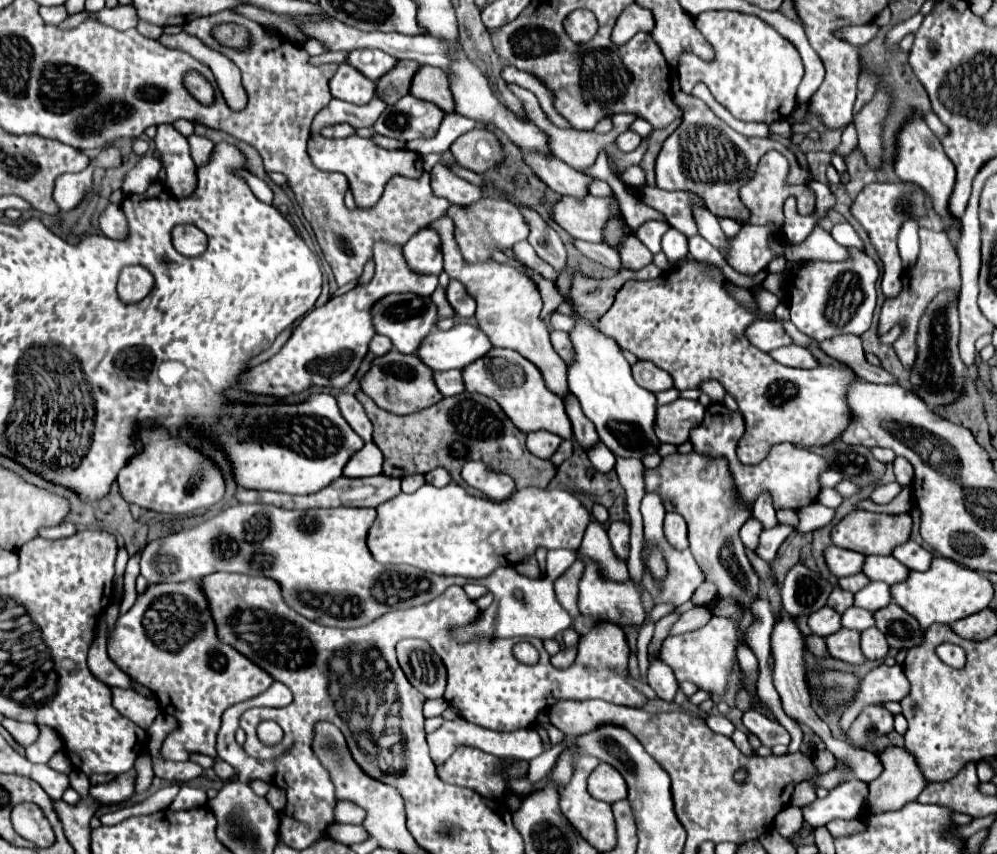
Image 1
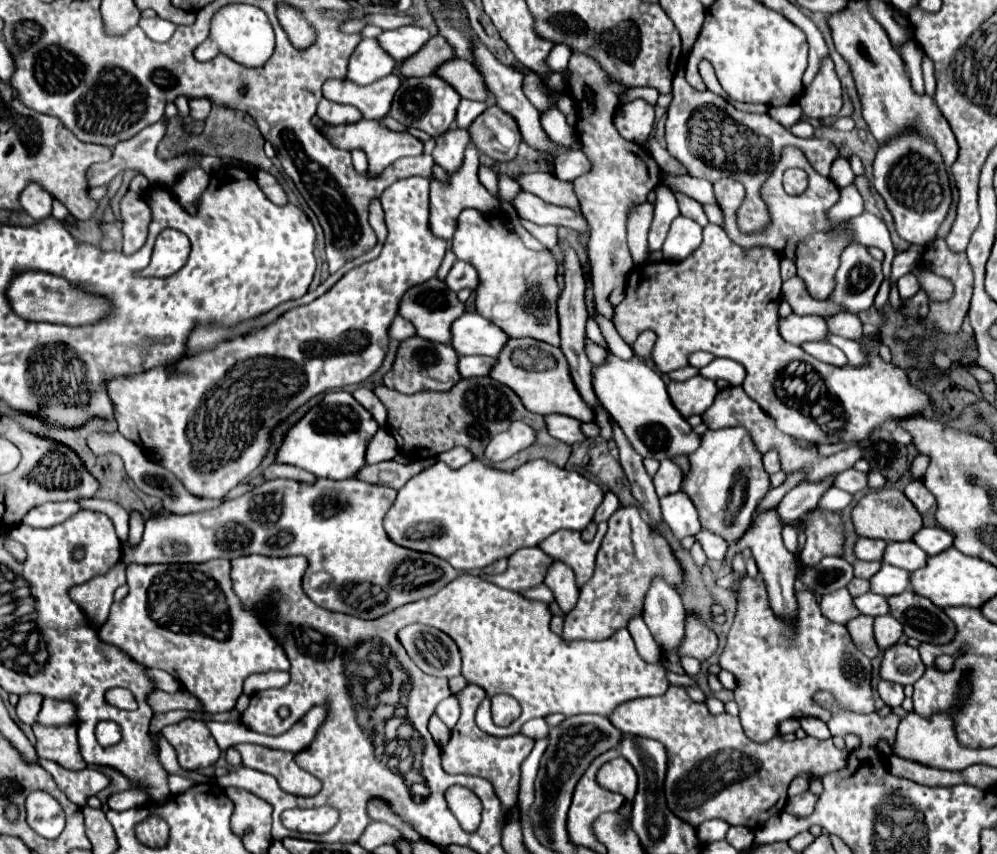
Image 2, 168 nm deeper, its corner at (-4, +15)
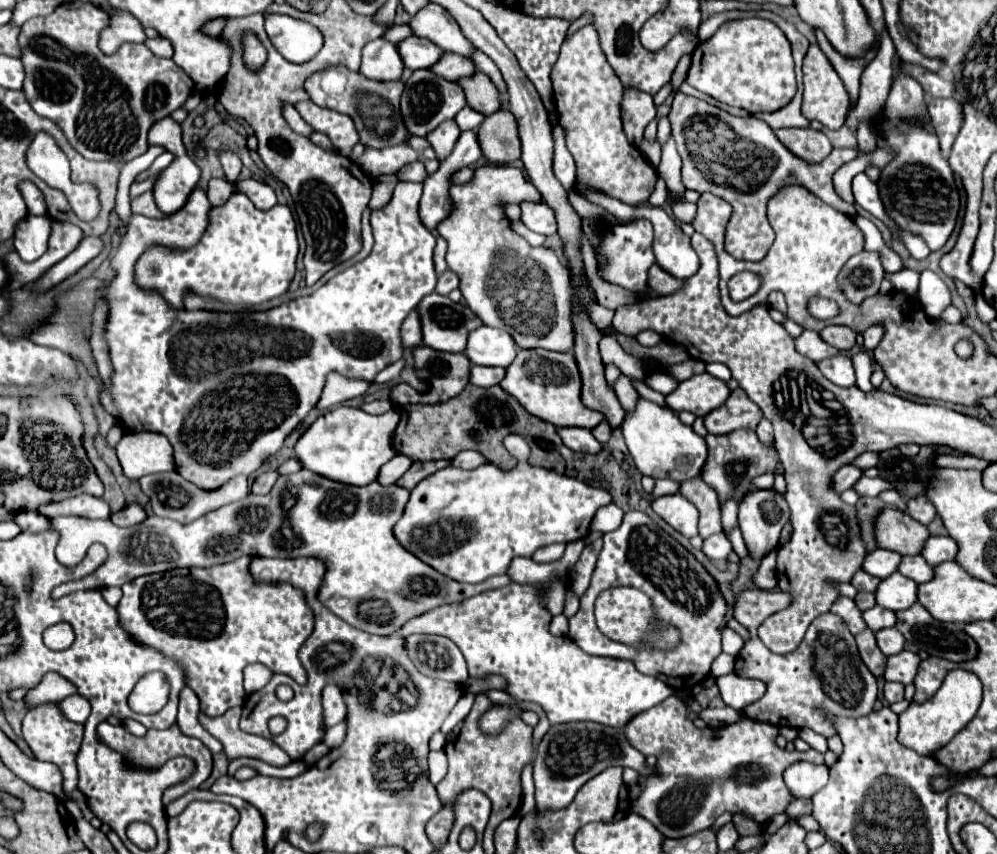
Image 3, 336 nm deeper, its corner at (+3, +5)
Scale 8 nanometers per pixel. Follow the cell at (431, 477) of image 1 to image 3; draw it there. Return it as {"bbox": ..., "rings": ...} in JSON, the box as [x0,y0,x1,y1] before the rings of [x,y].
{"bbox":[452,450,486,470],"rings":[[[466,450],[466,452],[460,452],[454,460],[452,460],[452,466],[456,468],[464,468],[464,470],[472,470],[472,468],[478,468],[486,464],[486,458],[474,450]]]}

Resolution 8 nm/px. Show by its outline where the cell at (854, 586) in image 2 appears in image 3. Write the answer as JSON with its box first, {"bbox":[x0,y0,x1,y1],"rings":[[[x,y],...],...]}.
{"bbox":[854,592,876,610],"rings":[[[858,592],[856,598],[854,598],[854,602],[856,602],[856,606],[858,606],[860,610],[868,610],[868,608],[872,608],[872,606],[876,604],[874,594],[870,594],[870,592]]]}

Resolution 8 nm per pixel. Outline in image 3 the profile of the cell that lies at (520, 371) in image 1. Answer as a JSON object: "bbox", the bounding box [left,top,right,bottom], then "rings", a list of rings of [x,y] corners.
{"bbox":[500,350,604,430],"rings":[[[518,350],[512,366],[506,368],[506,378],[500,388],[512,394],[532,416],[550,422],[554,426],[580,426],[592,430],[604,416],[586,408],[580,402],[580,372],[570,352],[548,352],[548,350]]]}

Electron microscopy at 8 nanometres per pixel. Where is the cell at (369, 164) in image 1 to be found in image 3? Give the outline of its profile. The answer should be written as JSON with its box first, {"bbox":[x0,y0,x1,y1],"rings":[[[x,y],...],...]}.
{"bbox":[360,146,418,178],"rings":[[[366,146],[366,152],[360,158],[360,168],[370,178],[378,178],[384,174],[398,174],[402,166],[414,162],[416,158],[418,152],[410,146],[388,146],[380,150]]]}

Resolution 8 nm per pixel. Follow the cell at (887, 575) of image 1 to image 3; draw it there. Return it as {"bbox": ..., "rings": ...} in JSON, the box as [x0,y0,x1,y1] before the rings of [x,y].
{"bbox":[898,556,934,584],"rings":[[[902,556],[898,572],[908,576],[908,578],[912,578],[916,584],[928,582],[934,576],[932,574],[932,566],[928,566],[922,556]]]}

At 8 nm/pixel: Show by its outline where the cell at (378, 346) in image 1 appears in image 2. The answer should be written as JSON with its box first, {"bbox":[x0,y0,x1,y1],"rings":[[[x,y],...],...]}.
{"bbox":[389,316,415,342],"rings":[[[397,316],[397,318],[393,320],[391,328],[389,328],[389,336],[391,336],[393,340],[403,342],[403,340],[407,340],[407,338],[415,336],[415,326],[413,326],[413,324],[411,324],[407,318]]]}

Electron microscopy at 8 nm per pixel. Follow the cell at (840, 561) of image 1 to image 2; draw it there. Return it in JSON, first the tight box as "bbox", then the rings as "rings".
{"bbox":[855,538,887,562],"rings":[[[859,538],[855,544],[855,554],[859,560],[879,560],[883,562],[887,542],[885,540],[873,540],[873,538]]]}

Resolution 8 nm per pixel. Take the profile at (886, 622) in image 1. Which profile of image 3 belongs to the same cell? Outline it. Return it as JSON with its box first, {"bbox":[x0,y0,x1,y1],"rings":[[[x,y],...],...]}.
{"bbox":[896,604,976,662],"rings":[[[914,604],[908,610],[896,612],[896,630],[900,630],[906,638],[906,642],[922,648],[926,654],[930,656],[938,656],[938,658],[946,658],[952,662],[964,662],[964,660],[972,660],[976,656],[976,644],[974,640],[962,630],[960,624],[950,624],[950,622],[940,622],[934,620],[930,616],[930,612],[922,606],[922,604]]]}

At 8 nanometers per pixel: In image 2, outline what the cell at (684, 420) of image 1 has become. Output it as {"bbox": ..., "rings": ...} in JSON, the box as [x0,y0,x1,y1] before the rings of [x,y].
{"bbox":[667,374,719,418],"rings":[[[699,374],[683,382],[671,382],[667,390],[669,390],[671,402],[685,418],[689,418],[691,414],[703,414],[713,404],[719,392],[715,380],[703,378]]]}

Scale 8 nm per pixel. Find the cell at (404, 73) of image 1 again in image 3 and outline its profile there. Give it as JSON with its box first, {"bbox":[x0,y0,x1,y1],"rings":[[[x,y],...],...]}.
{"bbox":[430,52,476,80],"rings":[[[444,52],[444,58],[440,58],[440,62],[436,62],[436,66],[430,66],[432,72],[440,74],[440,78],[448,78],[448,80],[458,80],[464,76],[470,76],[476,72],[476,68],[472,66],[470,60],[452,54],[452,52]]]}

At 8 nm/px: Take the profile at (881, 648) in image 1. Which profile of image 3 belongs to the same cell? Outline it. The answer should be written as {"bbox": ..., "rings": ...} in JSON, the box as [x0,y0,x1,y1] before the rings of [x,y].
{"bbox":[876,628,904,656],"rings":[[[884,628],[884,630],[876,632],[876,642],[884,656],[898,654],[904,648],[904,636],[896,628]]]}

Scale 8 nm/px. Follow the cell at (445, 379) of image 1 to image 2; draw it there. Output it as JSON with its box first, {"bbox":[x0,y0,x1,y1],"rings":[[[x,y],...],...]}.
{"bbox":[459,356,497,378],"rings":[[[461,356],[459,358],[459,372],[463,378],[489,376],[489,372],[495,364],[497,364],[497,358],[489,358],[489,356]]]}

